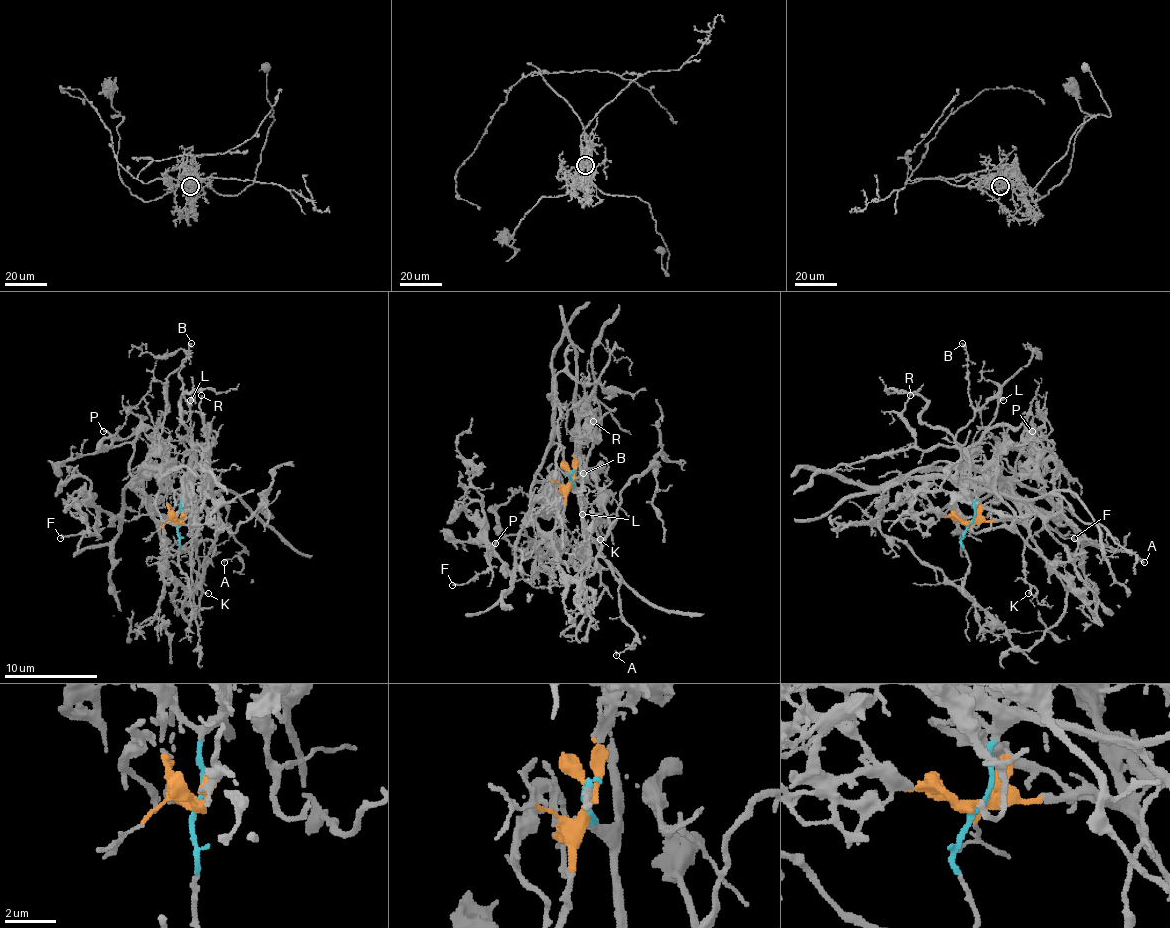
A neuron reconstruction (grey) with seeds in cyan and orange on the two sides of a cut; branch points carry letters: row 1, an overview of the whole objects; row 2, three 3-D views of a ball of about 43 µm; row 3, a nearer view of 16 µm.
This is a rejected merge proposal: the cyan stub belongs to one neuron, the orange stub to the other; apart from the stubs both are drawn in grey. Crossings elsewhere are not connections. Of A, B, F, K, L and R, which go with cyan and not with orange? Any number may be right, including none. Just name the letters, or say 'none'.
A, B, K, L, R

